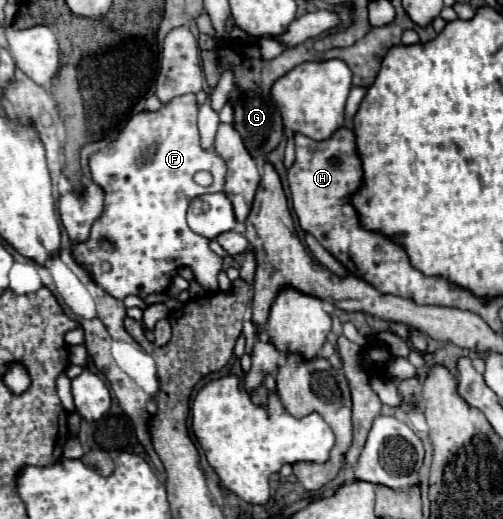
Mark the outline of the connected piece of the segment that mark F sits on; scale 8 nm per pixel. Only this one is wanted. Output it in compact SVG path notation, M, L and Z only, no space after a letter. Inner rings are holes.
M181 95L155 113L133 115L117 141L95 153L89 161L91 179L105 191L105 207L99 219L93 223L89 239L85 243L73 245L73 255L91 273L95 283L99 283L115 299L125 299L127 295L137 295L143 299L151 293L163 293L169 289L167 281L171 281L173 273L181 267L191 267L197 283L205 291L219 289L217 273L221 271L221 257L209 249L209 239L189 229L185 219L189 201L193 197L223 191L227 171L225 161L217 153L201 149L197 111L199 107L195 105L195 95ZM199 171L209 171L213 175L213 183L209 187L195 183L193 177Z

